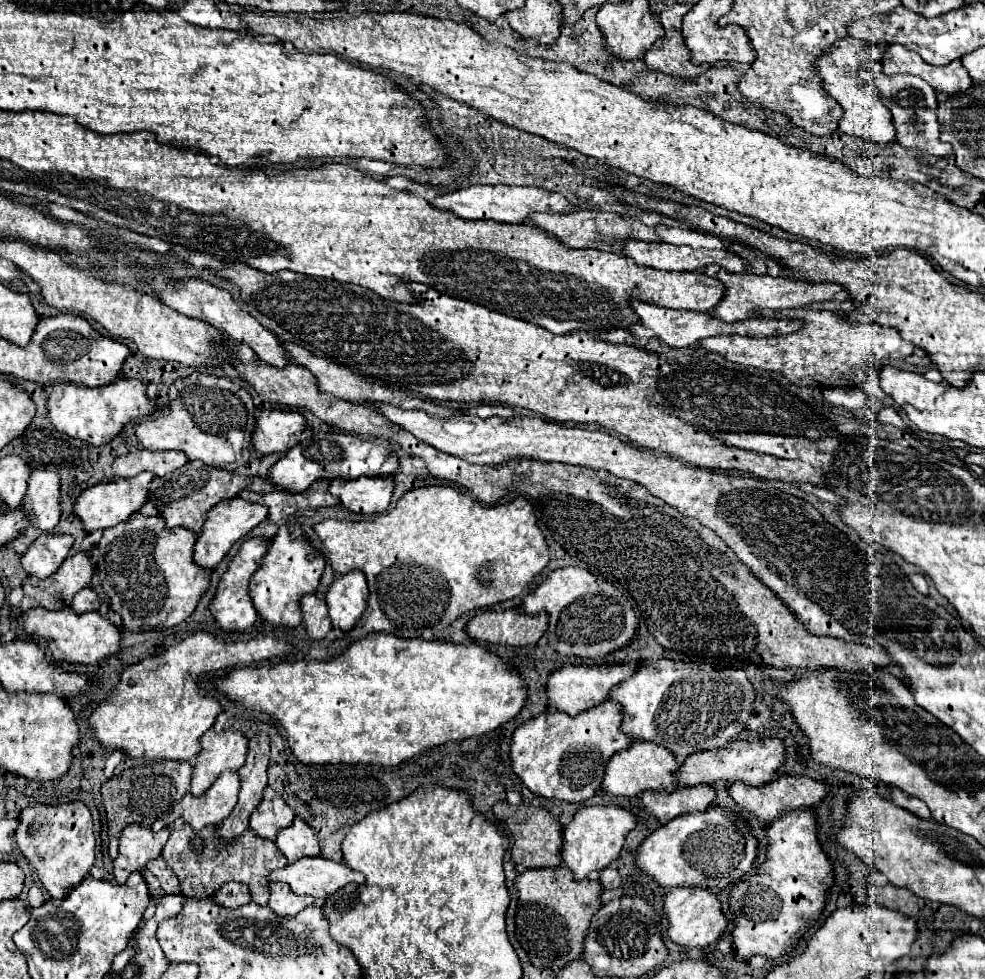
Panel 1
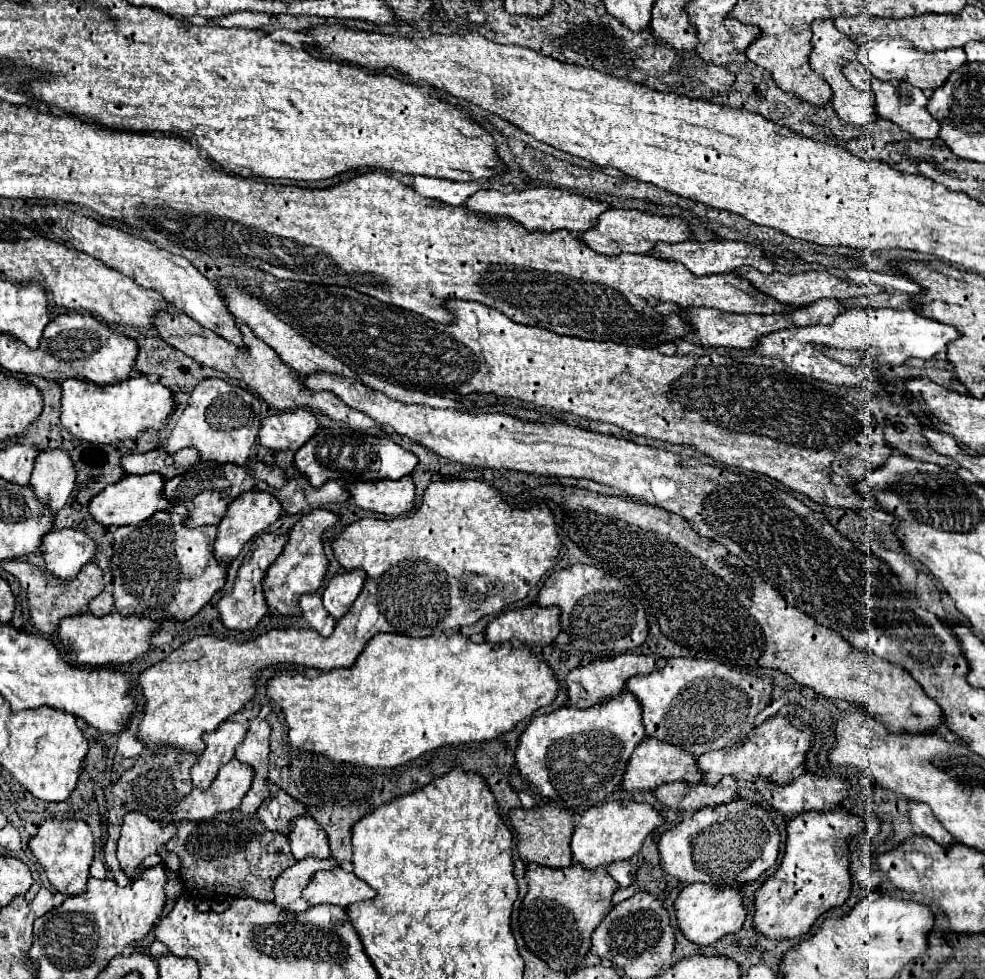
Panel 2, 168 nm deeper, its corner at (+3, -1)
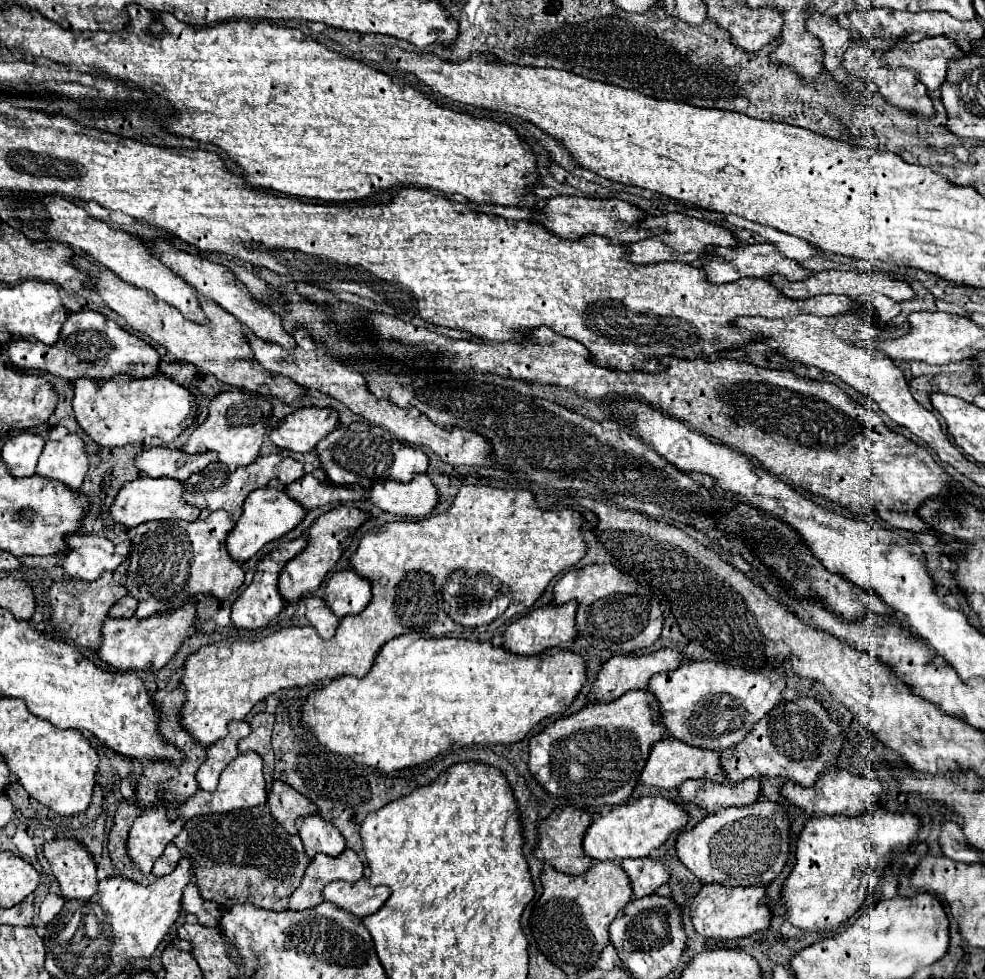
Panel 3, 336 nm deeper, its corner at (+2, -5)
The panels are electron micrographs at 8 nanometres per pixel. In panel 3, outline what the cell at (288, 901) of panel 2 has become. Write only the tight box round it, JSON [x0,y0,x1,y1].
[290,851,366,911]

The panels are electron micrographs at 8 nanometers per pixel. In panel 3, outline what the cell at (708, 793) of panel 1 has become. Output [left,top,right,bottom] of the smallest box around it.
[678,779,760,813]

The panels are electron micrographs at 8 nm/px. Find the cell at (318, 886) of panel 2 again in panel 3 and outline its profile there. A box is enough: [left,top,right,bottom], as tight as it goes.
[324,877,390,919]

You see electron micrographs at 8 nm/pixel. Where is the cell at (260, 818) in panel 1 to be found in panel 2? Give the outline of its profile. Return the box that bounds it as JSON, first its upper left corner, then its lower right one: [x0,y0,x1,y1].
[257,789,305,835]

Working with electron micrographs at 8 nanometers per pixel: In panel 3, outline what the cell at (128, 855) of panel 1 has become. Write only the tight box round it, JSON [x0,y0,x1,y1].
[128,809,180,875]

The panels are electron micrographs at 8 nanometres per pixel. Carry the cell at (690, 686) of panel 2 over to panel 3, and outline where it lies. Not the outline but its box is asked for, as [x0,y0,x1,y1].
[648,661,786,751]

